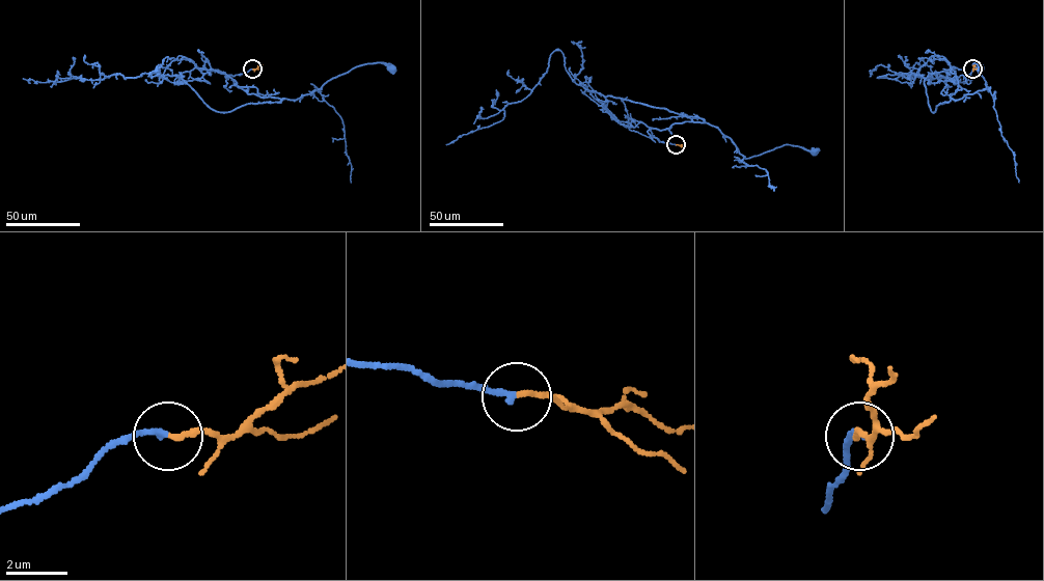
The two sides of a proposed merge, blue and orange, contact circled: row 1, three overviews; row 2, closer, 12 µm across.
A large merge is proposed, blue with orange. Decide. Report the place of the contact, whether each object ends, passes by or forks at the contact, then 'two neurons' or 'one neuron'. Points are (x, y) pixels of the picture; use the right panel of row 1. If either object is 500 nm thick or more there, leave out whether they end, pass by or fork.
(972, 68) | blue ends | orange ends | one neuron

